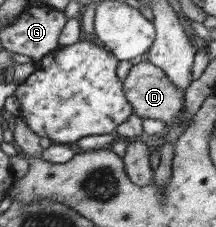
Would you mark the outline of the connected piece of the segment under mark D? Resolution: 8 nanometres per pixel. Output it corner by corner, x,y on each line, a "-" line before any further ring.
148,61
132,64
126,73
123,86
127,101
131,102
134,113
141,119
160,119
167,129
177,126
180,122
185,123
185,129
191,124
192,118
185,121
181,117
184,90
172,85
159,67

